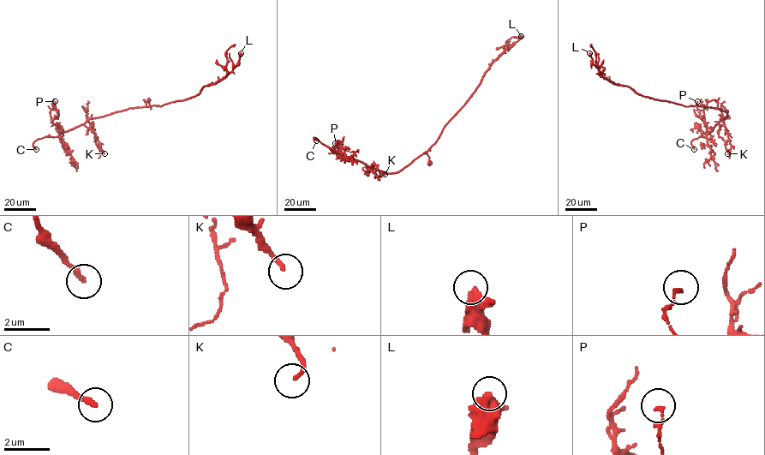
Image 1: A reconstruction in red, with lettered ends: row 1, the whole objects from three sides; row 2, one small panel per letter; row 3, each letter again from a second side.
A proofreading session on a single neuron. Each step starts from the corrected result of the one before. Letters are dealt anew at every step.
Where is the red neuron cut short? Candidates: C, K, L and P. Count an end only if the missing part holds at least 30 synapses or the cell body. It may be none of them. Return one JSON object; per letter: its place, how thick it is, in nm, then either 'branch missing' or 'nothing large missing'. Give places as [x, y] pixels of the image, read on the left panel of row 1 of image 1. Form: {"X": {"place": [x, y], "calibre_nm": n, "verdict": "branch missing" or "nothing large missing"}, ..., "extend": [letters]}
{"C": {"place": [36, 149], "calibre_nm": 240, "verdict": "branch missing"}, "K": {"place": [104, 153], "calibre_nm": 170, "verdict": "nothing large missing"}, "L": {"place": [241, 53], "calibre_nm": 400, "verdict": "nothing large missing"}, "P": {"place": [55, 101], "calibre_nm": 140, "verdict": "nothing large missing"}, "extend": ["C"]}

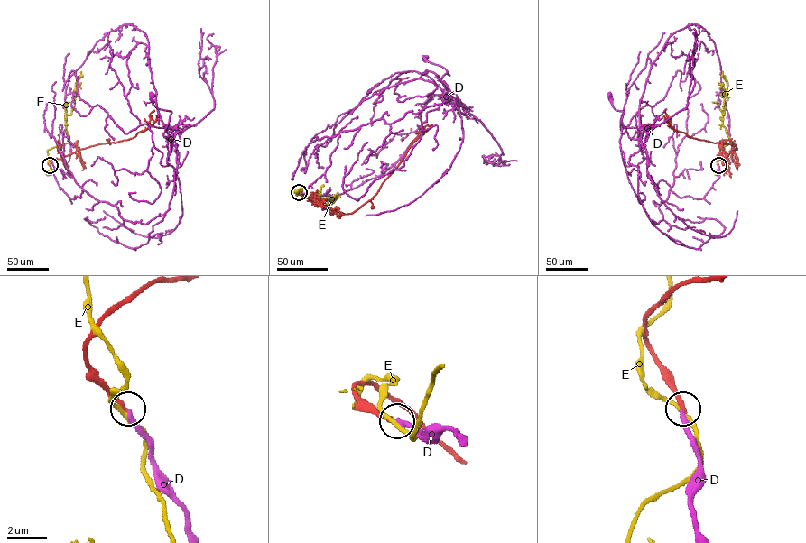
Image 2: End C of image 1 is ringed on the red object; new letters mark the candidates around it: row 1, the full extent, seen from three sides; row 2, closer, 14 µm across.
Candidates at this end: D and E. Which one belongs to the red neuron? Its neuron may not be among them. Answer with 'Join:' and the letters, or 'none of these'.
Join: none of these

